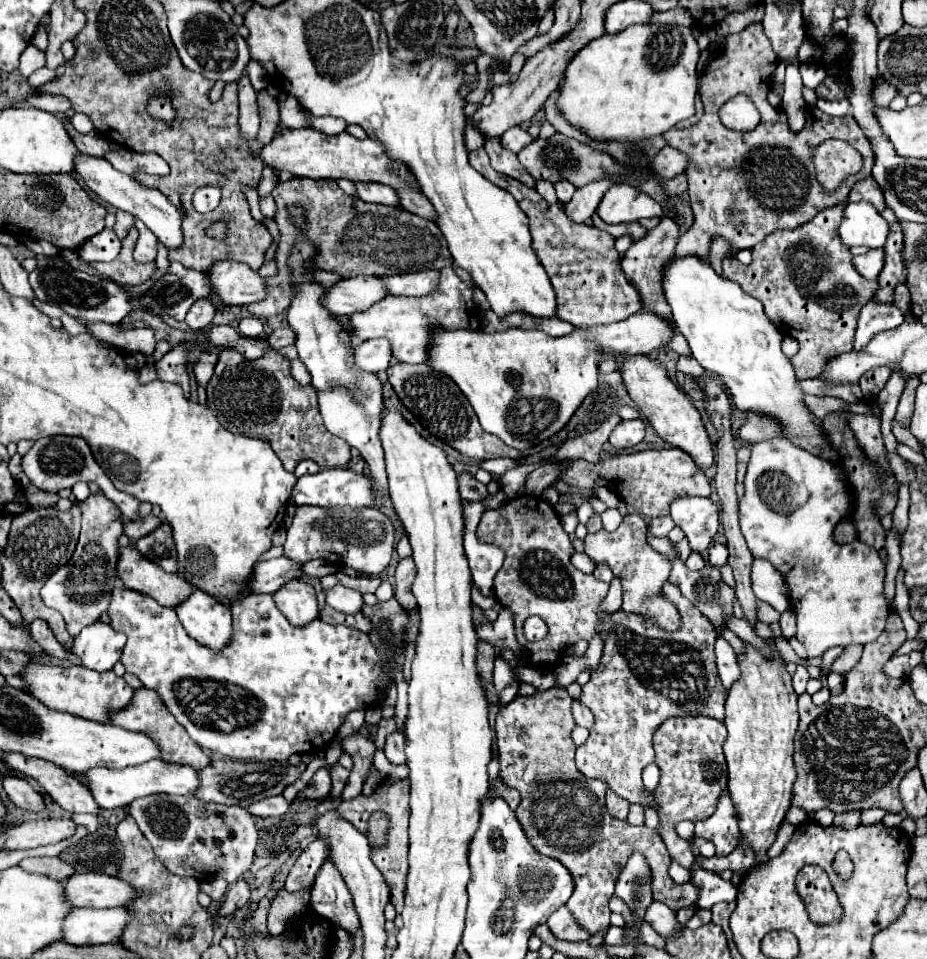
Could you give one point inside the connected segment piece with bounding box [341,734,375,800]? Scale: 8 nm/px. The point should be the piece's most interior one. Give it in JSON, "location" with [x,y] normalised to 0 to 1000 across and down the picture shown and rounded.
{"location":[386,779]}

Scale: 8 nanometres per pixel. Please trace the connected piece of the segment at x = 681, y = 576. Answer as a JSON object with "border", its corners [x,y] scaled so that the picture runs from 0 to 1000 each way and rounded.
{"border":[[[698,557],[698,565],[700,565],[709,576],[713,576],[713,578],[722,578],[724,588],[726,588],[726,594],[724,594],[722,607],[728,609],[728,611],[735,615],[735,619],[737,619],[739,624],[743,624],[743,626],[756,636],[758,642],[765,644],[765,649],[769,651],[769,655],[771,655],[773,661],[776,661],[778,655],[784,653],[782,644],[784,644],[784,642],[791,642],[791,628],[793,628],[793,615],[791,615],[786,609],[780,607],[776,592],[761,590],[761,592],[754,594],[754,596],[745,596],[745,594],[741,594],[739,588],[728,580],[728,571],[726,571],[726,567],[724,567],[720,561],[702,561],[702,557]]]}

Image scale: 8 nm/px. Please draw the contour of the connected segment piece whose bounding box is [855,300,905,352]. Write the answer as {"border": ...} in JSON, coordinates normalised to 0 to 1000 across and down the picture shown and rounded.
{"border":[[[937,313],[927,327],[922,365],[924,367],[931,365],[931,361],[935,361],[935,355],[940,355],[944,348],[953,344],[961,344],[963,340],[970,340],[974,334],[976,334],[976,327],[968,319],[946,317],[944,313]]]}

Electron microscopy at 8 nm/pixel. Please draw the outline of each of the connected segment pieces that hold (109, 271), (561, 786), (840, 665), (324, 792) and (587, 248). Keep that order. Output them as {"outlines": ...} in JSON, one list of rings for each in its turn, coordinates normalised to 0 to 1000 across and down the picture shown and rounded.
{"outlines":[[[[141,238],[137,248],[133,250],[133,259],[128,263],[128,267],[122,273],[98,273],[96,277],[102,279],[109,288],[133,296],[133,298],[146,298],[146,296],[154,296],[159,294],[165,284],[167,284],[167,273],[165,275],[150,275],[143,271],[143,259],[148,252],[148,240]]],[[[594,717],[577,726],[558,726],[538,740],[534,765],[540,811],[562,828],[562,838],[556,849],[571,878],[579,888],[601,895],[620,916],[620,930],[612,941],[620,961],[635,974],[655,972],[659,953],[655,938],[663,928],[668,907],[685,886],[694,888],[702,903],[707,938],[726,949],[750,945],[752,926],[745,920],[726,920],[720,909],[724,895],[715,874],[698,861],[681,861],[679,857],[659,853],[653,845],[655,818],[625,807],[620,799],[620,776],[616,772],[616,761],[620,759],[616,734],[618,728],[609,717]]],[[[920,672],[920,674],[914,674],[912,678],[909,678],[909,682],[901,688],[901,692],[899,692],[899,701],[903,701],[903,703],[914,703],[924,690],[927,690],[927,686],[929,686],[929,680],[931,680],[931,676],[929,674],[924,674],[924,672]]],[[[344,801],[340,805],[340,809],[335,811],[335,815],[331,818],[329,824],[325,824],[320,828],[320,834],[331,834],[331,832],[353,832],[357,824],[357,811],[355,811],[355,803],[353,801]]],[[[515,154],[506,163],[508,173],[519,179],[528,190],[547,198],[571,227],[571,240],[575,248],[575,263],[592,286],[592,292],[601,304],[601,332],[616,336],[620,342],[633,342],[642,338],[661,338],[679,332],[691,323],[691,311],[685,298],[676,294],[670,279],[670,265],[663,261],[663,248],[642,236],[616,231],[601,213],[590,213],[579,198],[564,194],[534,177],[530,177],[525,158]]]]}

